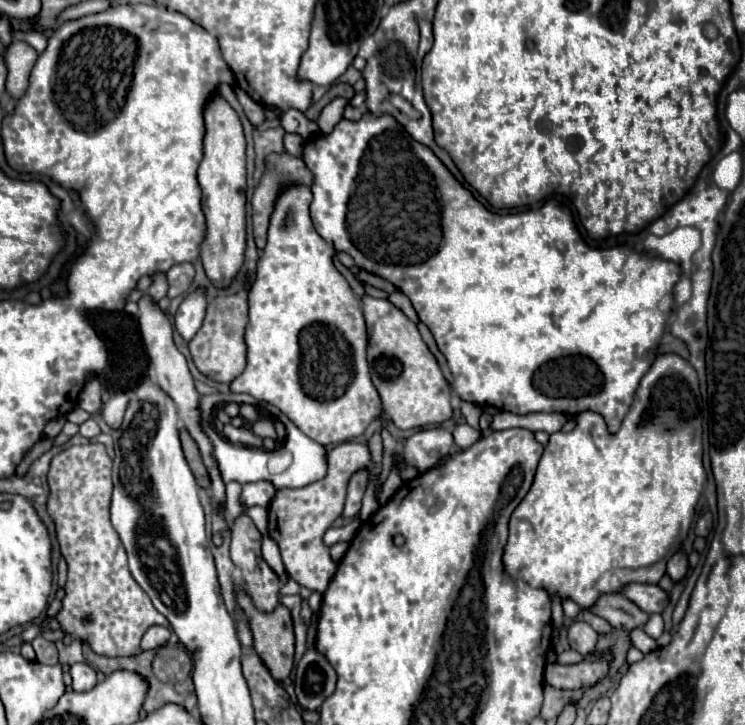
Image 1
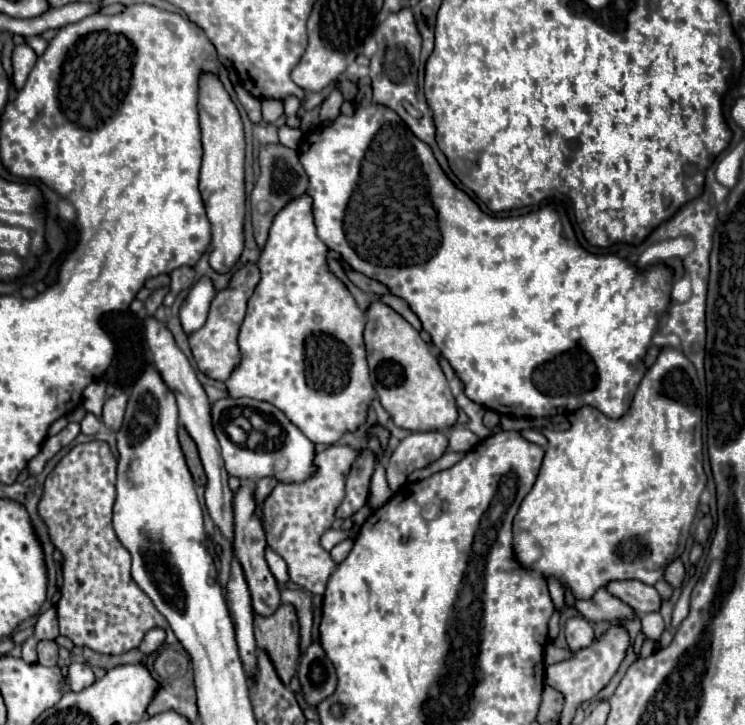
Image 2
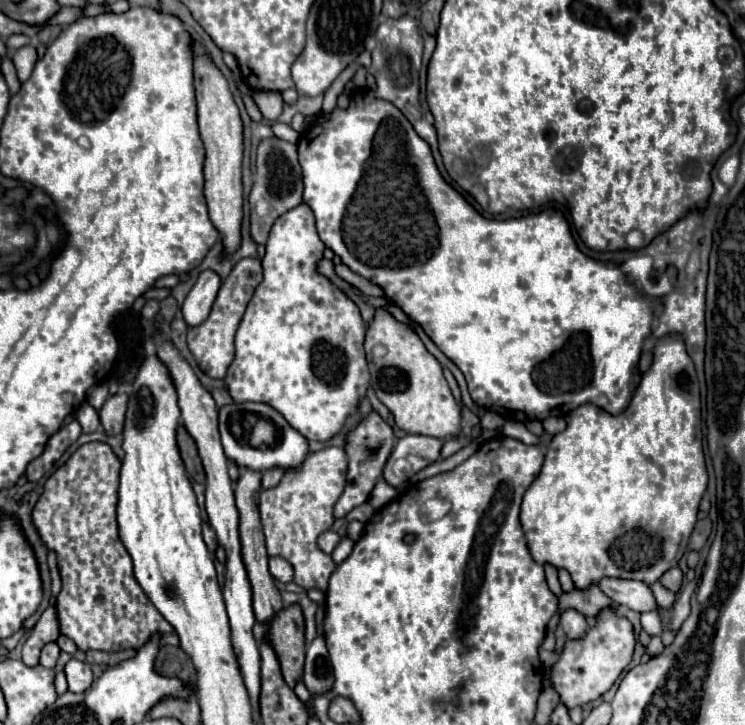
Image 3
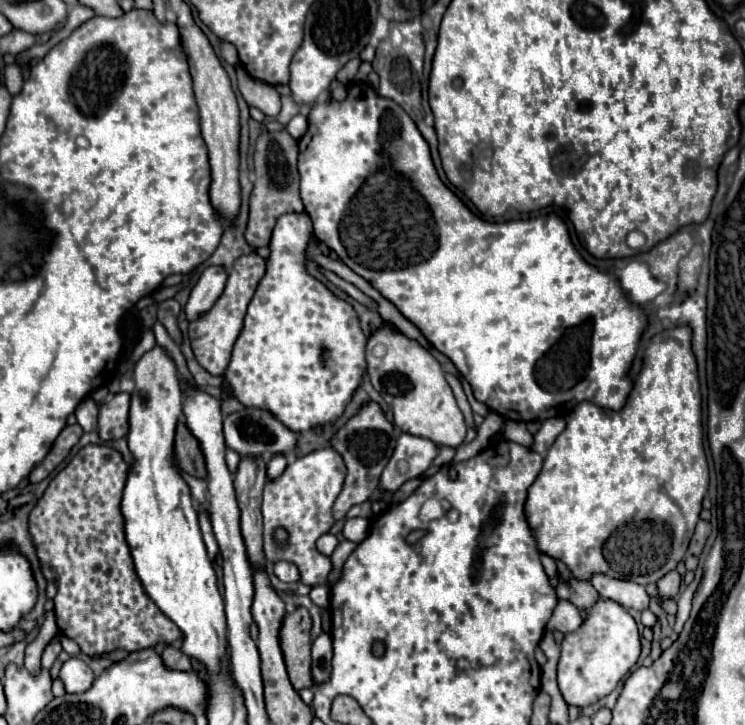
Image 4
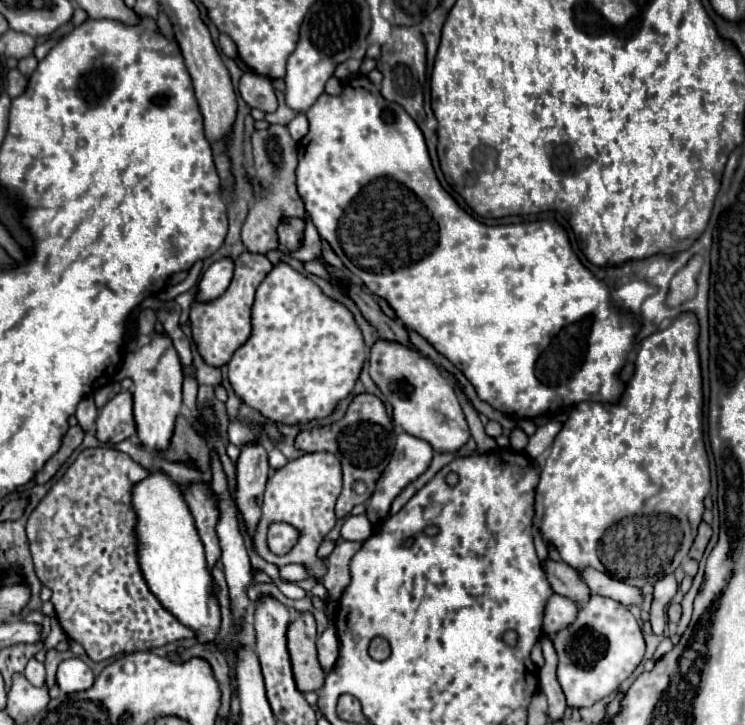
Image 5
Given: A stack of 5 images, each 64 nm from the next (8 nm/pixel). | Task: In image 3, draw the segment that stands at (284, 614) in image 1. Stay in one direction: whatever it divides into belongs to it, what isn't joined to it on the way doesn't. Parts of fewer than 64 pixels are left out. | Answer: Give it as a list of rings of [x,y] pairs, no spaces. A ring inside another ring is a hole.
[[[292,604],[288,610],[284,608],[274,616],[270,626],[256,622],[253,626],[253,635],[258,642],[268,636],[272,642],[282,674],[290,688],[294,688],[304,676],[304,652],[306,652],[306,626],[304,614],[298,604]]]

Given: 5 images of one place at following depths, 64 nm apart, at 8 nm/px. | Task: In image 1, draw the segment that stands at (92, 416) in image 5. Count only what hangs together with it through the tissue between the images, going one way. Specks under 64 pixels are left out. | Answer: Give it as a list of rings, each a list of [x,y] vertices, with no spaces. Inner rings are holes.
[[[88,418],[84,424],[80,424],[80,434],[86,436],[86,438],[94,438],[100,434],[100,426],[94,418]]]

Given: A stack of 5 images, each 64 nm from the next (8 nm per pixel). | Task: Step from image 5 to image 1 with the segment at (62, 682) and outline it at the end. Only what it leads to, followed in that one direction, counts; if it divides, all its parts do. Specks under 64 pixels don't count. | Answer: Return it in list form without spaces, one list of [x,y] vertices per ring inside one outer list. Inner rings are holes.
[[[72,664],[70,666],[70,676],[72,676],[72,688],[76,692],[86,692],[96,686],[96,672],[88,664]]]

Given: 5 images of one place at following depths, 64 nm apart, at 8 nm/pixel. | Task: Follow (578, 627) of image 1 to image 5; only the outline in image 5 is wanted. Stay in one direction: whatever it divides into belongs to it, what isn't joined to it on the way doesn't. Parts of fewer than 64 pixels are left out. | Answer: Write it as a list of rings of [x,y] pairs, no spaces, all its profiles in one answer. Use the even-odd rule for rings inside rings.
[[[552,594],[544,606],[542,632],[544,634],[556,634],[564,626],[572,624],[572,620],[576,618],[576,612],[578,612],[578,606],[570,598],[560,596],[560,594]]]

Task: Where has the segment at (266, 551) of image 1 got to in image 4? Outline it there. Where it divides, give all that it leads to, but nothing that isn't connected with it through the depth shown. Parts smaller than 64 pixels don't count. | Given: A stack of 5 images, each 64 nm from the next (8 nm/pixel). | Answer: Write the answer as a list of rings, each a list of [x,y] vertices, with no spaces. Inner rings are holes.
[[[276,562],[272,566],[272,572],[282,580],[282,582],[298,582],[300,580],[300,570],[290,564],[290,562]]]

